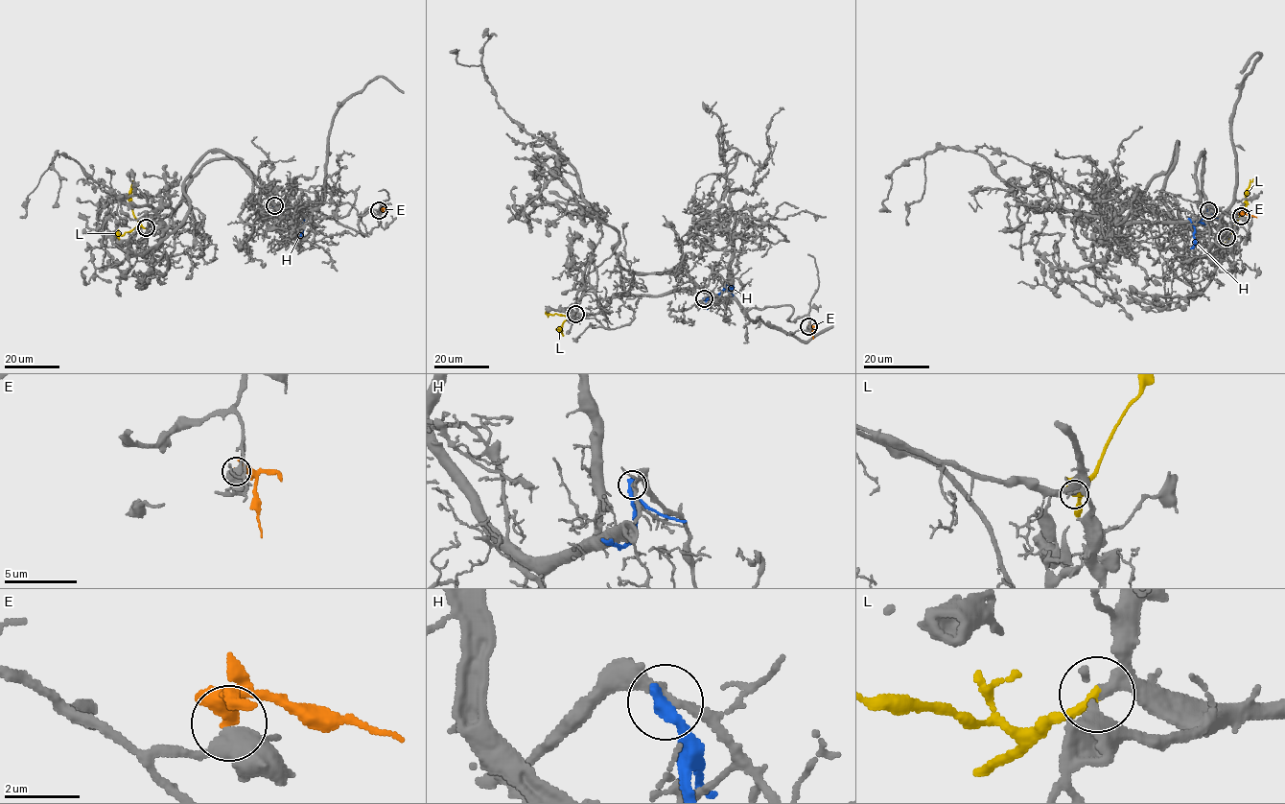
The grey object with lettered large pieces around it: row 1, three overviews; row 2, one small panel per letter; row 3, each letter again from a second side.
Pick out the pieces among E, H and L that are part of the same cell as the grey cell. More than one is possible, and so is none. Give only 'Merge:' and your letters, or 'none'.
Merge: L

